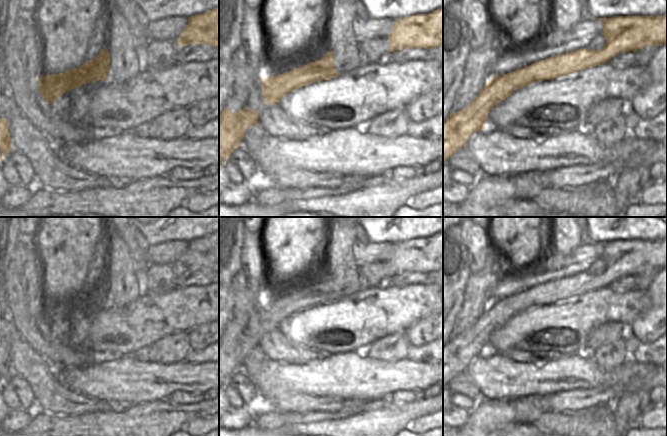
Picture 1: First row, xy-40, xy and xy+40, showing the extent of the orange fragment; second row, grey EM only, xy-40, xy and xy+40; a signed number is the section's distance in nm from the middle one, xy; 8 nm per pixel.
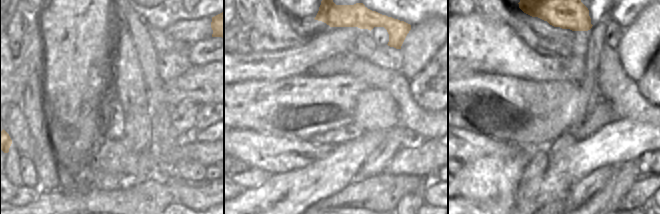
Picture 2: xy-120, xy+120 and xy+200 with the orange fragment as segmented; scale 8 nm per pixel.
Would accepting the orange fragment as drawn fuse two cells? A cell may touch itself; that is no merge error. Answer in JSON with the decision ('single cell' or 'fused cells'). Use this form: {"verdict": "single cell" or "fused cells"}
{"verdict": "single cell"}

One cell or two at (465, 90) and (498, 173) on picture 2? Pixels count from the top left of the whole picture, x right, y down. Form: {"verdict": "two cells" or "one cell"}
{"verdict": "two cells"}

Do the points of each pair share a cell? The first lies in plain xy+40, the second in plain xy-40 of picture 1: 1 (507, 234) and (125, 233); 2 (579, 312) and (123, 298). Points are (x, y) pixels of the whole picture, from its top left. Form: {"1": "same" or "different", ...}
{"1": "different", "2": "different"}

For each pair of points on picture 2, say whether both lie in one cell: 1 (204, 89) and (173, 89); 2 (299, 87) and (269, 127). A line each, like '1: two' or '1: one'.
1: one
2: two

